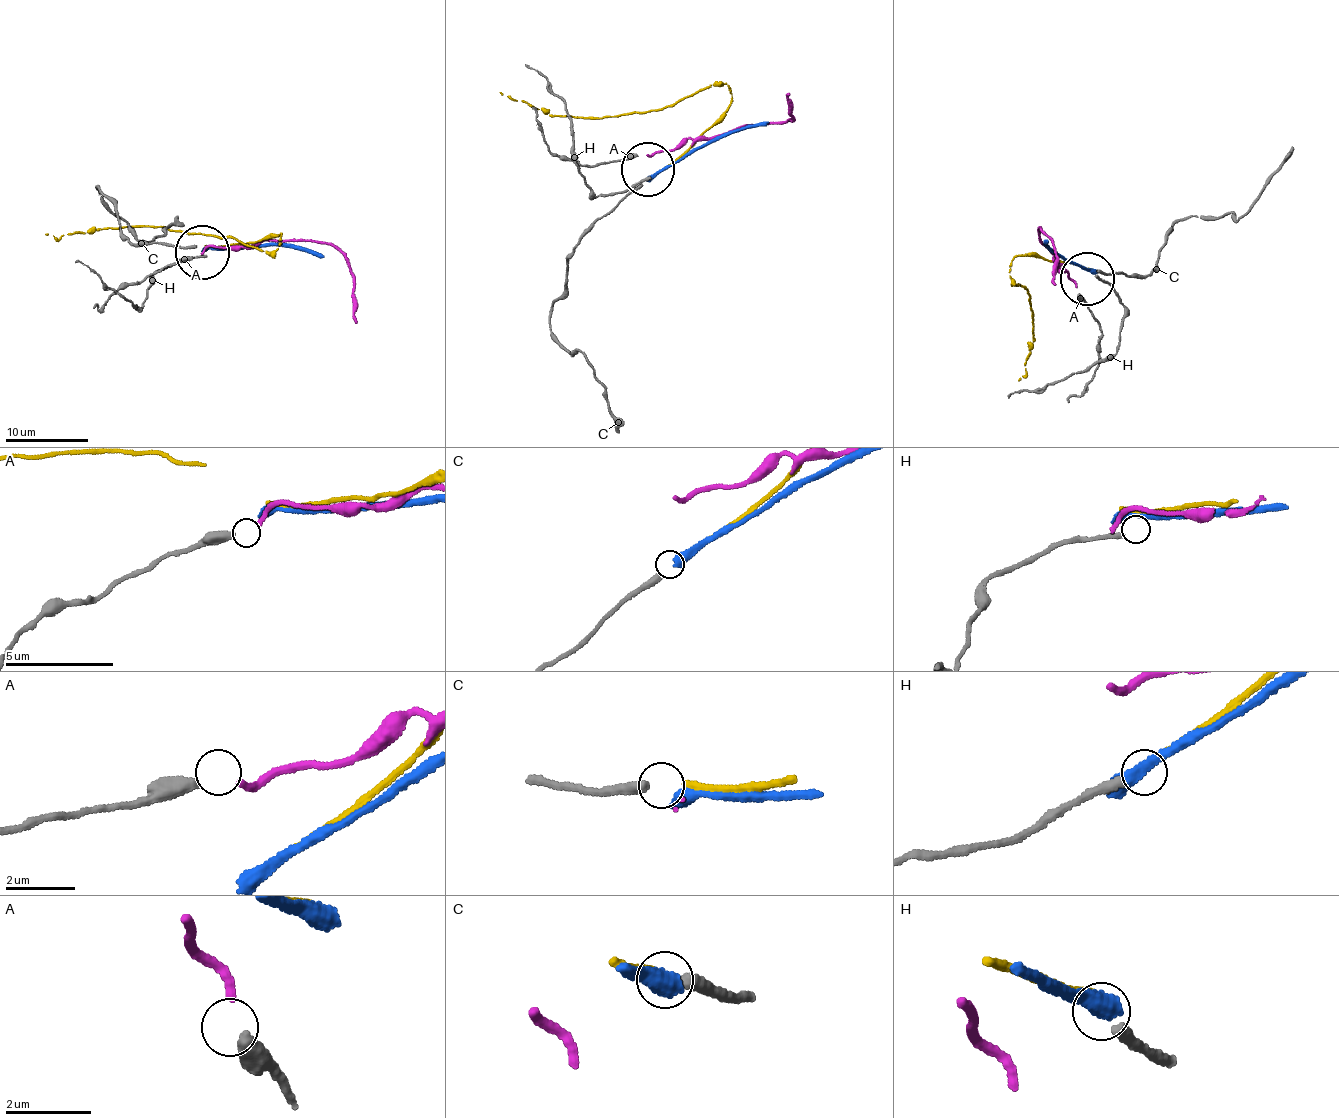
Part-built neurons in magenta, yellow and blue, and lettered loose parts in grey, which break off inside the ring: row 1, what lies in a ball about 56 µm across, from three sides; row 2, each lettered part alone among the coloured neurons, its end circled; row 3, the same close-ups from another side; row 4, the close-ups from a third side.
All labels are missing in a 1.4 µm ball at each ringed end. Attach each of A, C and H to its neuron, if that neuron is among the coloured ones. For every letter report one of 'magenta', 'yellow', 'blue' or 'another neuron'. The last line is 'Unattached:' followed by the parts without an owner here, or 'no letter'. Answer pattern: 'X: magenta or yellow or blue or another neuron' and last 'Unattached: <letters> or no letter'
A: magenta
C: yellow
H: another neuron
Unattached: H

